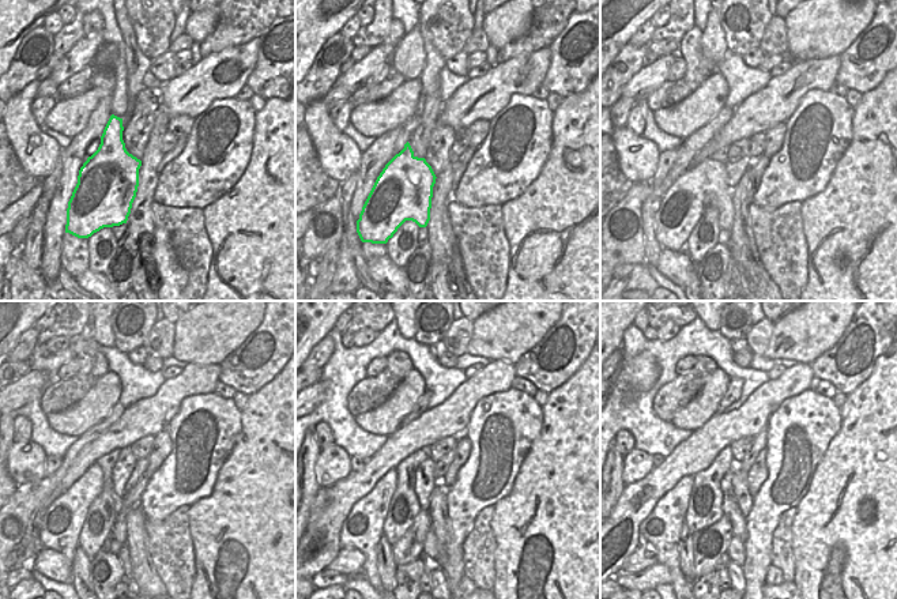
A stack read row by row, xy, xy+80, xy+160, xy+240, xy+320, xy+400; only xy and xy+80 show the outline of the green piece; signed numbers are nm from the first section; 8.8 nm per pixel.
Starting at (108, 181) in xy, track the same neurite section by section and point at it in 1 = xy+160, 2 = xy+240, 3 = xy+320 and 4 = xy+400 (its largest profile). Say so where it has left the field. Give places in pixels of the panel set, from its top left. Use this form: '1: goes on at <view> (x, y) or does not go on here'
1: goes on at xy+160 (703, 185)
2: goes on at xy+240 (63, 520)
3: goes on at xy+320 (362, 528)
4: goes on at xy+400 (660, 530)

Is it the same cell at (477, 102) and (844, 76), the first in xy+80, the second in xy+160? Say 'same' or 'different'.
different

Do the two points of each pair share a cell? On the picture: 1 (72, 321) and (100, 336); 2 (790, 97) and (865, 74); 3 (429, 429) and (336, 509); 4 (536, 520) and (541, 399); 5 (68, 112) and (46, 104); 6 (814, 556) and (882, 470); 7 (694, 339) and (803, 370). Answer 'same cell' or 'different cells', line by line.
1: different cells
2: different cells
3: same cell
4: different cells
5: different cells
6: same cell
7: different cells

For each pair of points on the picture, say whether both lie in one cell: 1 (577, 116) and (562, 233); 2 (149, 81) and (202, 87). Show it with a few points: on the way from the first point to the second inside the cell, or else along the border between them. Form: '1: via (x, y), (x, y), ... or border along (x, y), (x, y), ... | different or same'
1: via (577, 144), (577, 164), (573, 168), (573, 204) | same
2: border along (164, 83), (157, 90) | different

